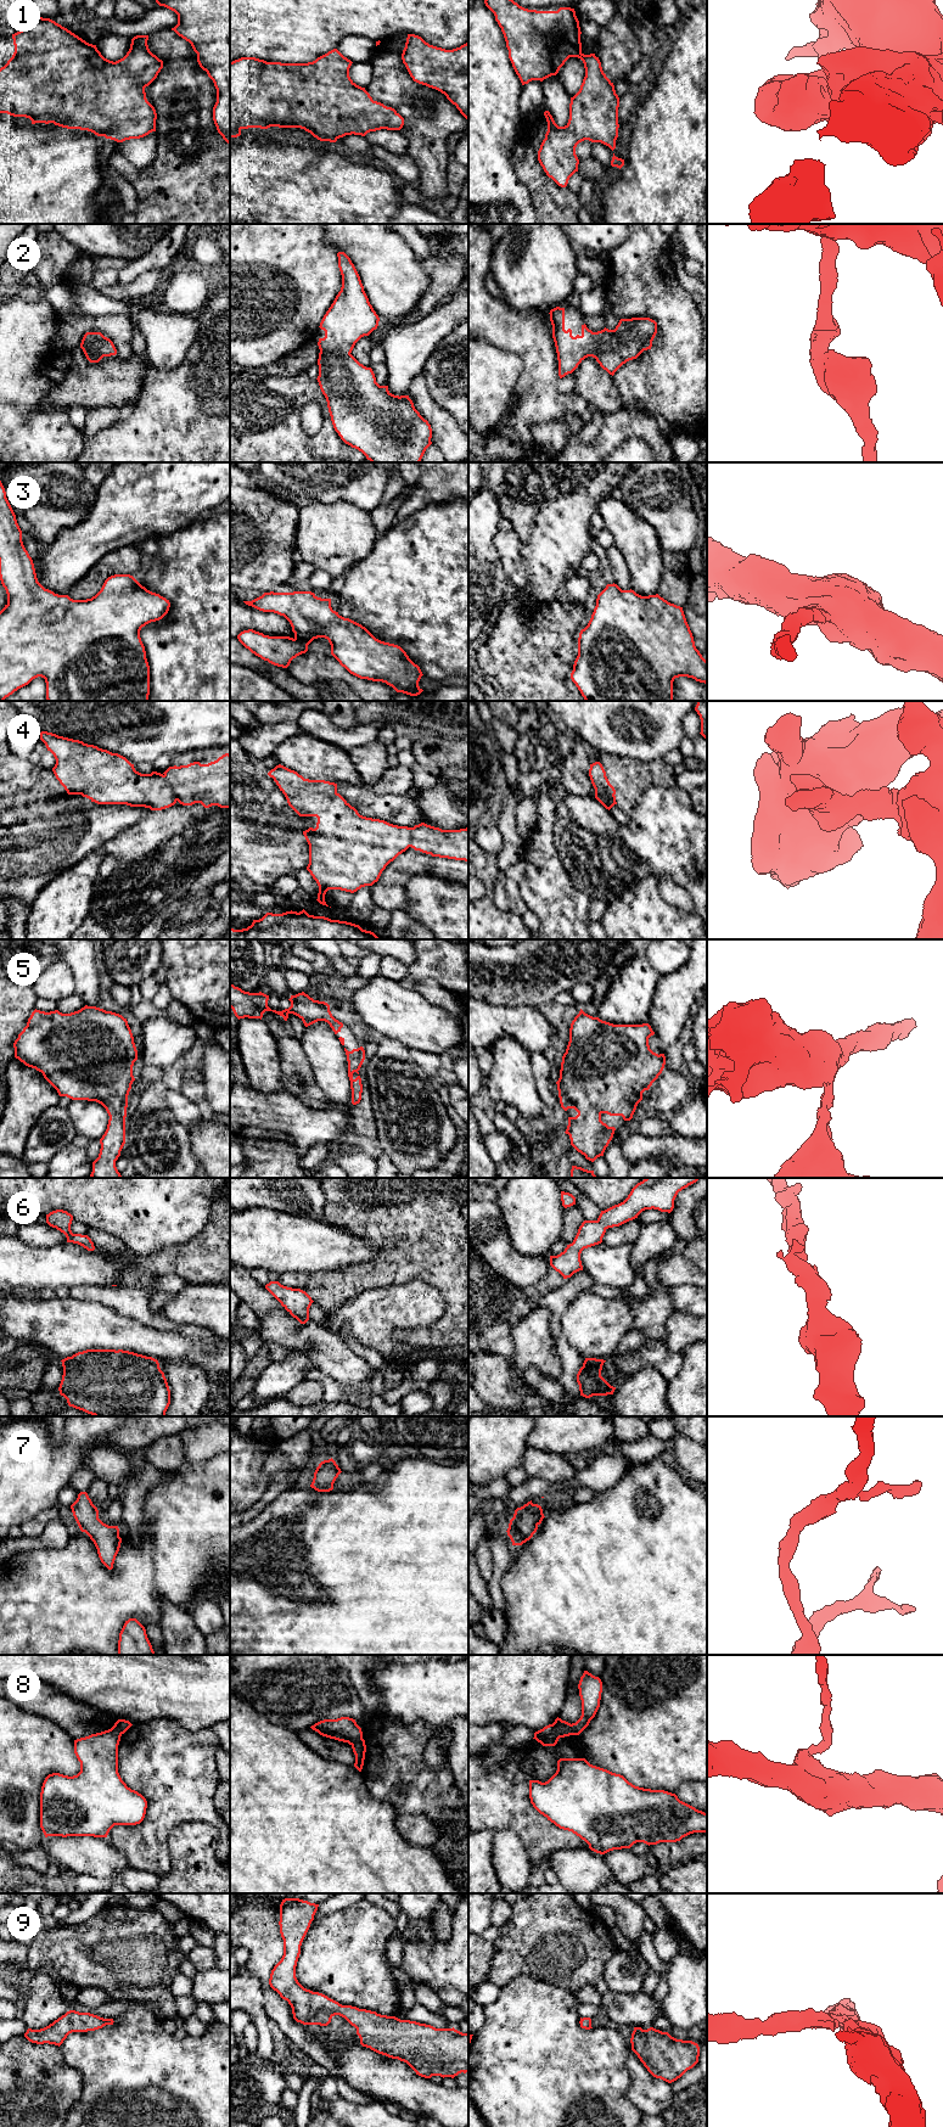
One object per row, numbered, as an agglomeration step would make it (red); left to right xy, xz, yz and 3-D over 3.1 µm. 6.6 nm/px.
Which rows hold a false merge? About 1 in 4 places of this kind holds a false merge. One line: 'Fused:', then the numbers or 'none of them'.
Fused: 4, 8

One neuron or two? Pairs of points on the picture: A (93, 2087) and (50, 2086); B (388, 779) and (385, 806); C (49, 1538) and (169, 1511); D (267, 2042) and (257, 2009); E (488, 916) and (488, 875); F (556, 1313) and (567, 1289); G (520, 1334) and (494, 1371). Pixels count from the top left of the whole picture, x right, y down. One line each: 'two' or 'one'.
A: two
B: two
C: two
D: one
E: one
F: one
G: two

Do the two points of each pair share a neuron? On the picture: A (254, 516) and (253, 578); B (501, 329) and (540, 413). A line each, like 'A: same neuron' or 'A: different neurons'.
A: same neuron
B: same neuron

